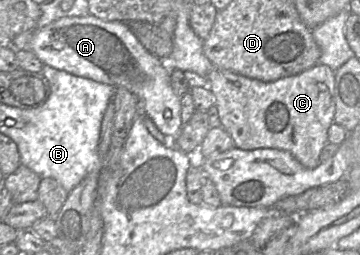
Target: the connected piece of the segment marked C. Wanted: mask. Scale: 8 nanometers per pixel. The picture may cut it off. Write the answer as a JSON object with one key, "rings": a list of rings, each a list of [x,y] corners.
{"rings":[[[317,63],[299,74],[271,82],[252,79],[229,70],[213,68],[207,75],[207,85],[214,96],[214,105],[217,108],[221,126],[232,137],[234,146],[244,150],[280,149],[292,154],[307,168],[315,168],[321,163],[320,153],[328,142],[327,133],[334,122],[335,114],[335,72],[330,67]]]}

